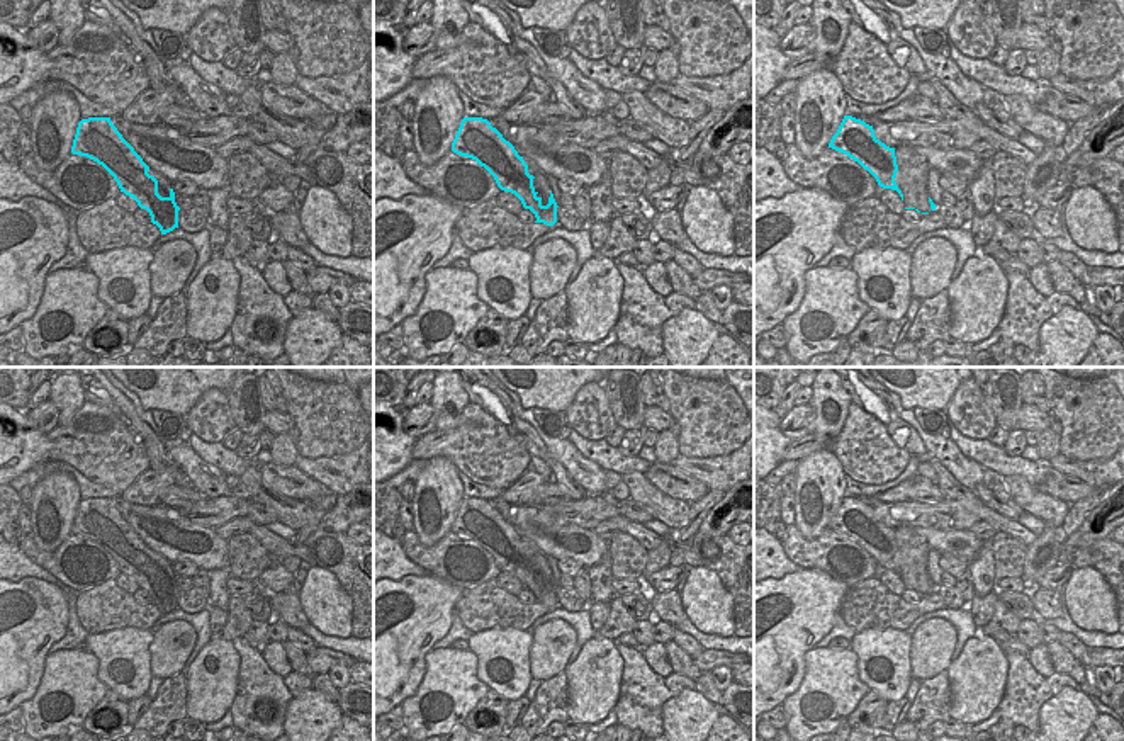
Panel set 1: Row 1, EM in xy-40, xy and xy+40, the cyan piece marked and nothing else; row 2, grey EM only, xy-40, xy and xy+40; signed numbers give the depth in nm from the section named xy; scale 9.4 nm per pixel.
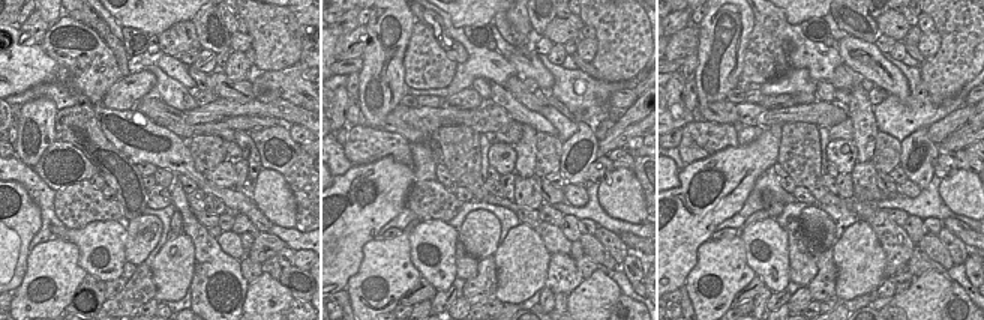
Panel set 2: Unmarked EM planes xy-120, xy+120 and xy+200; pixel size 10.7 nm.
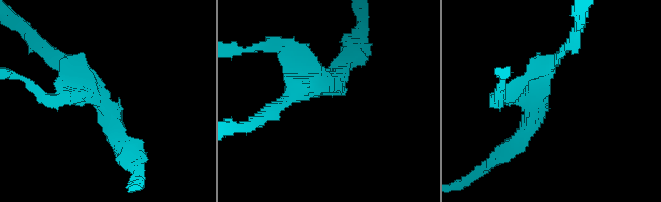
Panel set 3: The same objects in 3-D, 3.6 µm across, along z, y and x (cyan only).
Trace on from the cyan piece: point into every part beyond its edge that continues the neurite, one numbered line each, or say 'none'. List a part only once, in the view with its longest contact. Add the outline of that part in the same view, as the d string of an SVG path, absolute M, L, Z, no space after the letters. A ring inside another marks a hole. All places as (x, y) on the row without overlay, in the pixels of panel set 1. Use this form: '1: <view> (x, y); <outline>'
none

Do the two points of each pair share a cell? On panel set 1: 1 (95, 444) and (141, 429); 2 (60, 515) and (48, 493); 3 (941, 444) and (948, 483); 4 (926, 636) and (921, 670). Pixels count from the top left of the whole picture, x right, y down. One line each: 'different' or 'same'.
1: different
2: same
3: different
4: same

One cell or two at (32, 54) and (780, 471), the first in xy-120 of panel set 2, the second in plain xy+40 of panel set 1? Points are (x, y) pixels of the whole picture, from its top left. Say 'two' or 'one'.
two

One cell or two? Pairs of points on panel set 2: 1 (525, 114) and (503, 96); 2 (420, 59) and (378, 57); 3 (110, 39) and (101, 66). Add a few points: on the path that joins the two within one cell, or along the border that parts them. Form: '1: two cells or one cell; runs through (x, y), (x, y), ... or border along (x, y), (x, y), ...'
1: one cell; runs through (519, 113), (509, 102)
2: two cells; border along (413, 24), (404, 54), (405, 86)
3: two cells; border along (81, 23), (89, 26), (107, 45), (123, 75)

